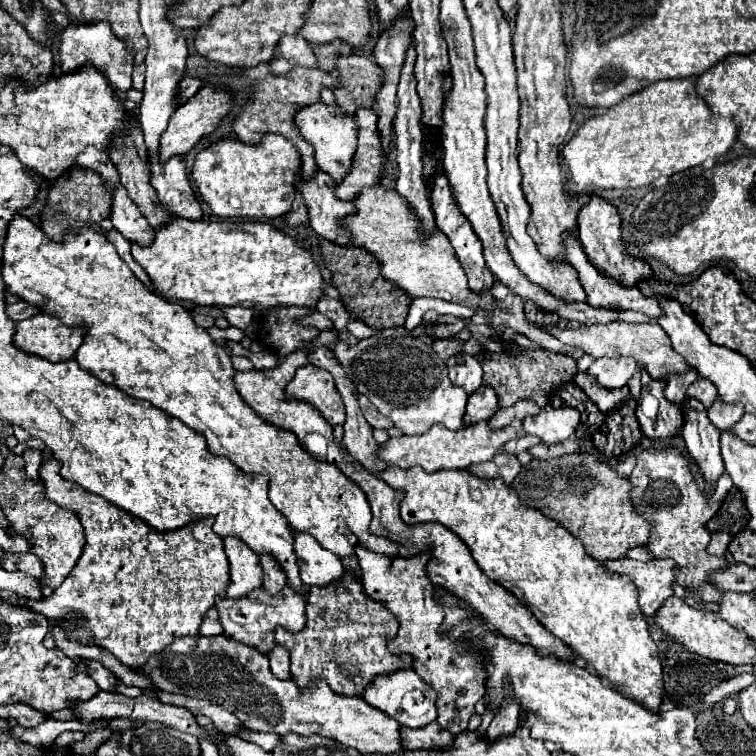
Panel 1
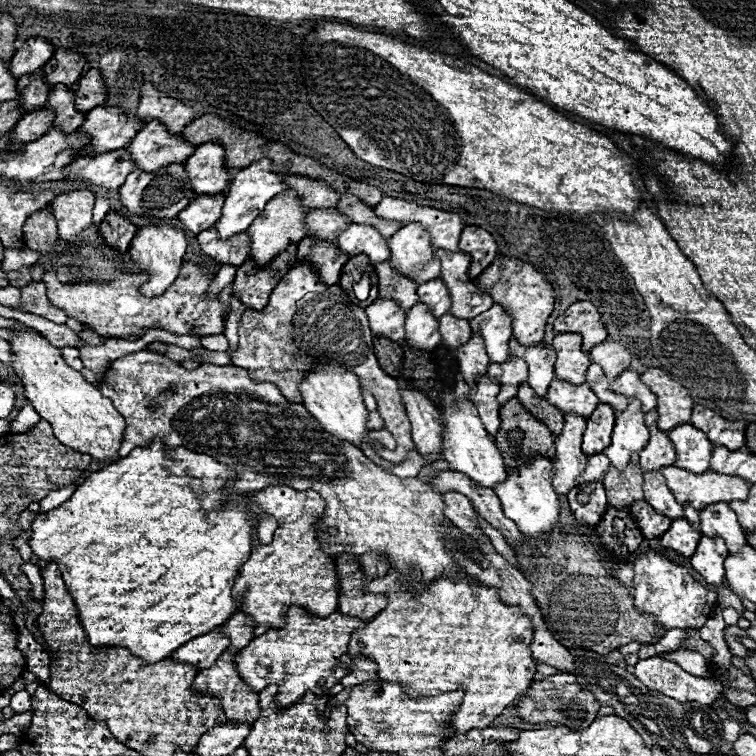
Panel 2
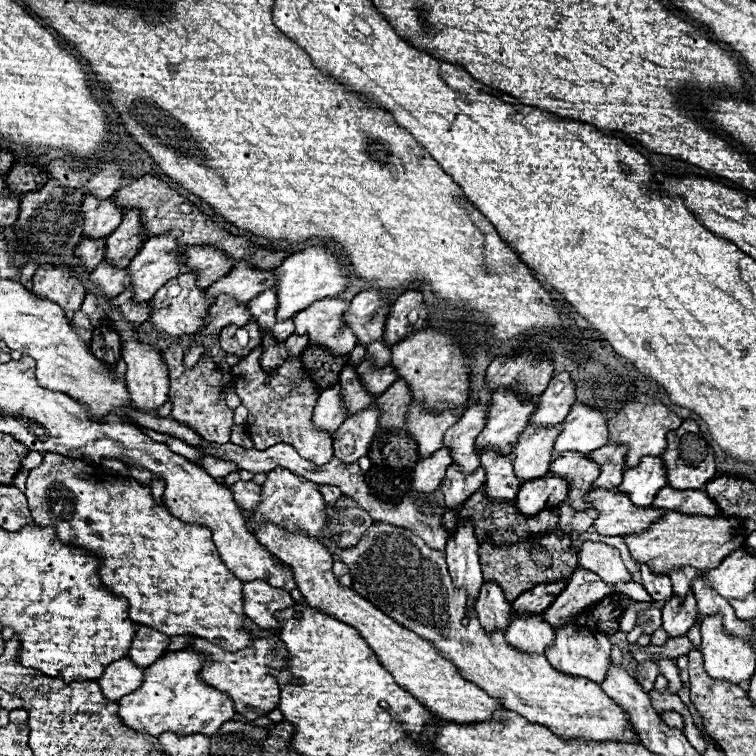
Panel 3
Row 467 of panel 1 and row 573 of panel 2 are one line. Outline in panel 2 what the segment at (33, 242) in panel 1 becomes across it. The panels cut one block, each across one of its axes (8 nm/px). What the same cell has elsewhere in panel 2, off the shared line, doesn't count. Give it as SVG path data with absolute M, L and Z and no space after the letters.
M268 486L248 498L248 508L260 508L262 514L280 520L270 544L254 544L250 558L238 570L232 594L238 610L246 612L256 624L280 628L290 606L300 606L320 618L338 608L338 580L332 556L326 556L316 544L316 528L324 512L324 500L318 492L298 492L290 486Z

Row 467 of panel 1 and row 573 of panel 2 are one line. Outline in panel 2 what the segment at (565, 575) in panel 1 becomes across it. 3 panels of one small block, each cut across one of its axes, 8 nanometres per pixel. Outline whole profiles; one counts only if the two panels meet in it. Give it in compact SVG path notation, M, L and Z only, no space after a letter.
M390 572L388 576L384 578L376 578L372 582L368 582L364 586L364 592L370 592L370 594L384 594L386 596L386 608L382 612L378 612L366 626L364 630L358 630L350 636L350 646L348 646L348 654L352 658L358 658L358 656L364 656L364 658L370 658L378 664L378 678L382 682L402 682L400 686L404 688L404 692L408 692L410 696L434 696L434 694L444 694L444 692L454 692L454 690L460 690L464 688L464 698L462 698L462 704L458 708L458 712L452 716L452 722L448 722L448 728L464 734L472 728L488 728L496 716L500 716L500 712L504 708L508 708L518 696L522 696L532 680L534 680L534 674L536 674L536 660L532 658L532 652L530 652L530 642L532 642L532 624L530 624L530 618L524 616L520 612L520 608L514 608L514 606L506 606L500 598L498 598L498 592L496 588L488 588L488 586L482 586L482 584L464 584L464 582L452 582L452 580L436 580L432 582L428 588L422 588L422 592L416 596L416 594L410 594L408 590L404 590L404 586L398 582L398 574L396 572Z

